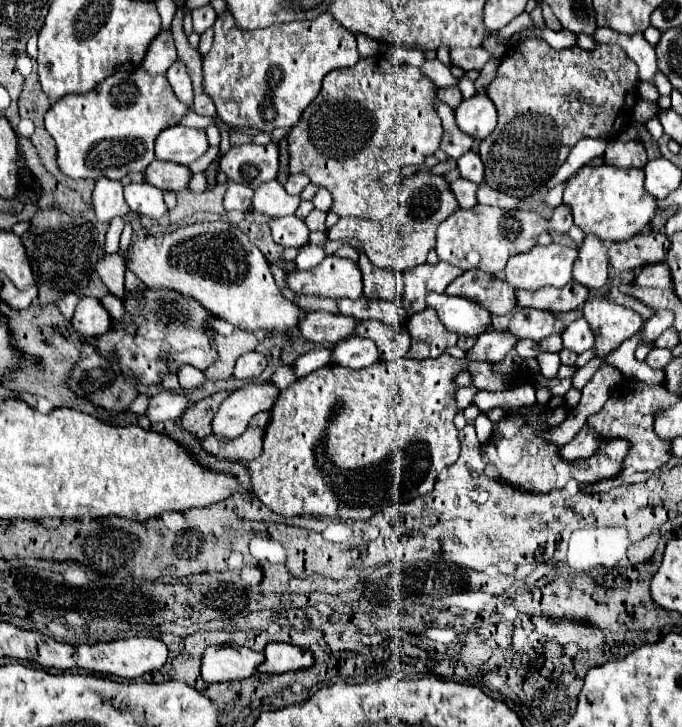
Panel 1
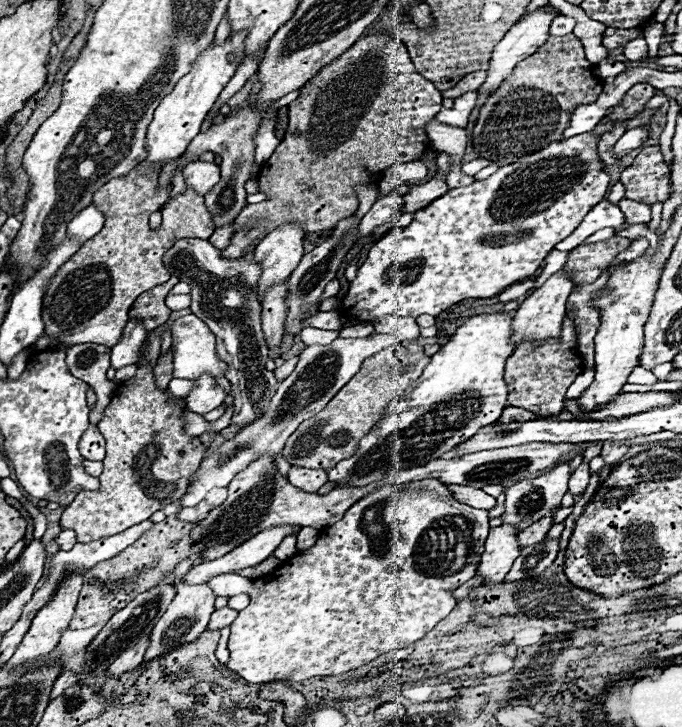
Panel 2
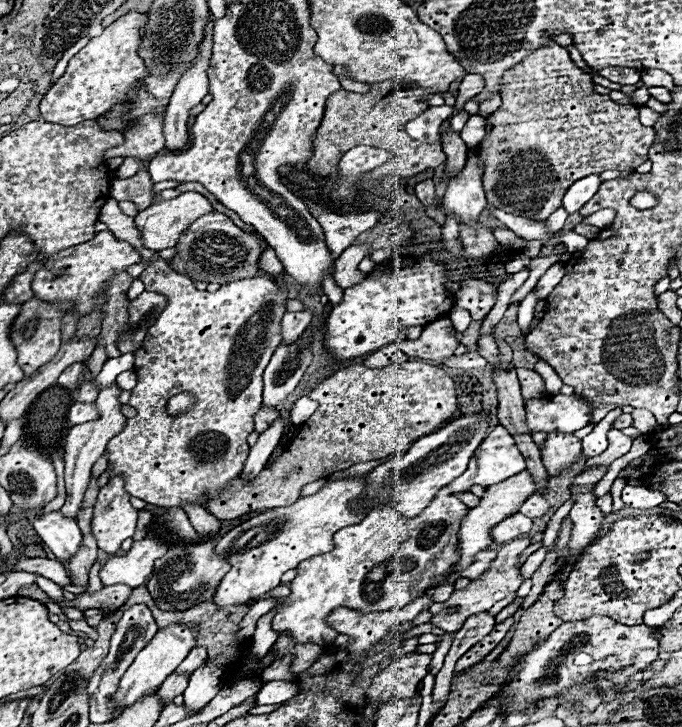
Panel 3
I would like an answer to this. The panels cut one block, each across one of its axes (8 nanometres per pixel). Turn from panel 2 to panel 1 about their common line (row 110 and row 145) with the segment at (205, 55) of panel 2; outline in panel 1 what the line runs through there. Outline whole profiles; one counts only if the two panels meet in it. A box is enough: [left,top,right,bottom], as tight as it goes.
[156,126,208,166]

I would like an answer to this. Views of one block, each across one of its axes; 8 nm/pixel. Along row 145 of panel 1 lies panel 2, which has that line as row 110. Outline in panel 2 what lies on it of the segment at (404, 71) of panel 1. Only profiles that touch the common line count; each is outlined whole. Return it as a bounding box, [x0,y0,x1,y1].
[208,32,442,258]

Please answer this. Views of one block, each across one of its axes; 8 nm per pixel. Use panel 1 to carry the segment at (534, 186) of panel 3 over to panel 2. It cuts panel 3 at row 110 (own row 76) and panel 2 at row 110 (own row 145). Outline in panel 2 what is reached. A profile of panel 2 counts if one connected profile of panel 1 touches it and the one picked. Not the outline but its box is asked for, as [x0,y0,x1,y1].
[472,34,602,166]

